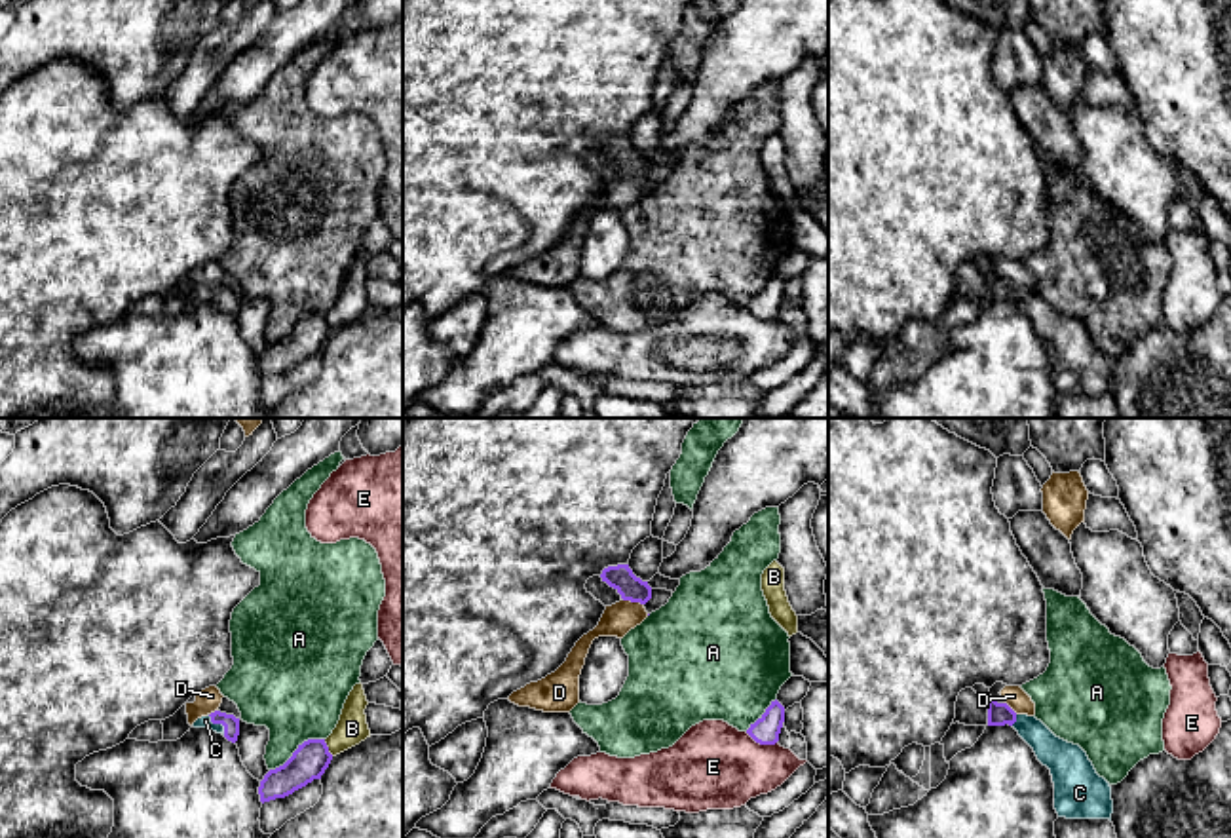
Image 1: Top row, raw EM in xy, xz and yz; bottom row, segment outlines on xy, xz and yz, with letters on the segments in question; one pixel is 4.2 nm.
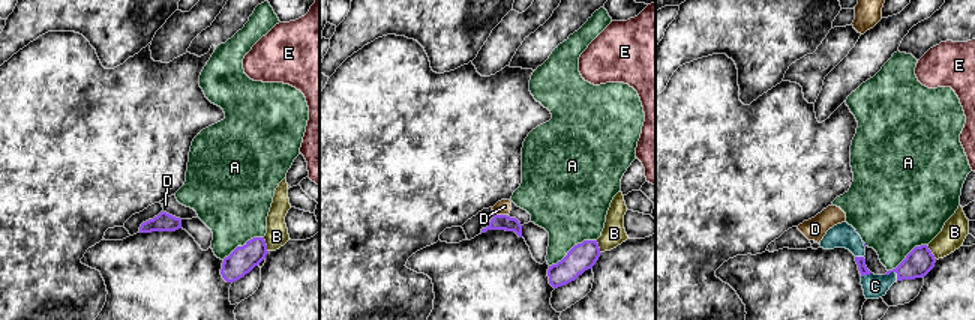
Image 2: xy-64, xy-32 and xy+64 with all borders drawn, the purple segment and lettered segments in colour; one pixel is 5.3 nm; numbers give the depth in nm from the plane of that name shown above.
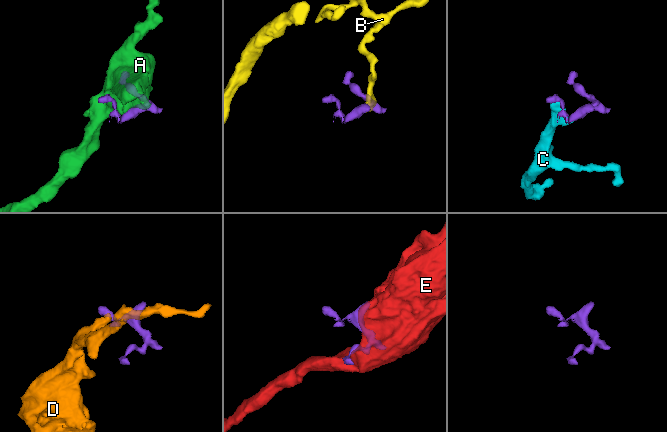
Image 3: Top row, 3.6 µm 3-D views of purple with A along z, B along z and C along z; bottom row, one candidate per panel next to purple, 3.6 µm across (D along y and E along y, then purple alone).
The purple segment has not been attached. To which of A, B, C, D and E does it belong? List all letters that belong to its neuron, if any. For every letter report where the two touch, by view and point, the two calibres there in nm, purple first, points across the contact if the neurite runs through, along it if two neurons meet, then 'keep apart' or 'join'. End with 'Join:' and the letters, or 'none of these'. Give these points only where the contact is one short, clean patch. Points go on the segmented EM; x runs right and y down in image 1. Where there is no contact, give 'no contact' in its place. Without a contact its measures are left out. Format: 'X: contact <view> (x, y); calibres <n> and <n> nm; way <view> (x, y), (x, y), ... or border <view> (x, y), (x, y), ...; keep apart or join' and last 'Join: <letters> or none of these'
A: contact xy (297, 749); calibres 150 and 400 nm; keep apart
B: contact xy (327, 747); calibres 150 and 140 nm; border xy (323, 740), (333, 755); keep apart
C: contact xy (219, 723); calibres 70 and 50 nm; join
D: contact xz (633, 601); calibres 110 and 140 nm; border xz (624, 599), (643, 605); keep apart
E: contact xz (760, 743); calibres 120 and 360 nm; keep apart
Join: C

